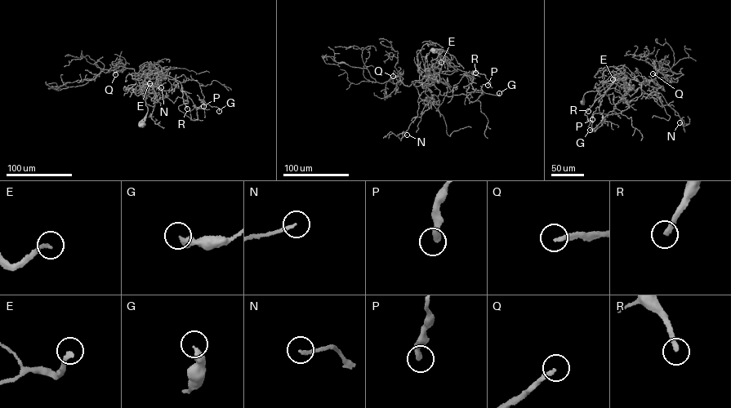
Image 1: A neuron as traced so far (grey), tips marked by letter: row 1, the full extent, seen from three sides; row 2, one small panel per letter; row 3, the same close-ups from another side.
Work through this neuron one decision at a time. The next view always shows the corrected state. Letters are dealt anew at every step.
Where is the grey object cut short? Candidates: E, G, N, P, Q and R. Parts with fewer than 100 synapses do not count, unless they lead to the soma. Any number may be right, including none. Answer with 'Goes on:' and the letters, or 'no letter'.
Goes on: Q, R

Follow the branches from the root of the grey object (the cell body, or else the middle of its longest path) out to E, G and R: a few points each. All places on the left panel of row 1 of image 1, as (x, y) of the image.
E: (140, 126), (148, 109), (141, 91), (149, 86), (143, 82), (149, 83)
G: (140, 126), (148, 109), (141, 91), (154, 70), (198, 82), (202, 101), (219, 111)
R: (140, 126), (148, 109), (141, 91), (149, 86), (144, 83), (148, 73), (180, 81), (187, 108)

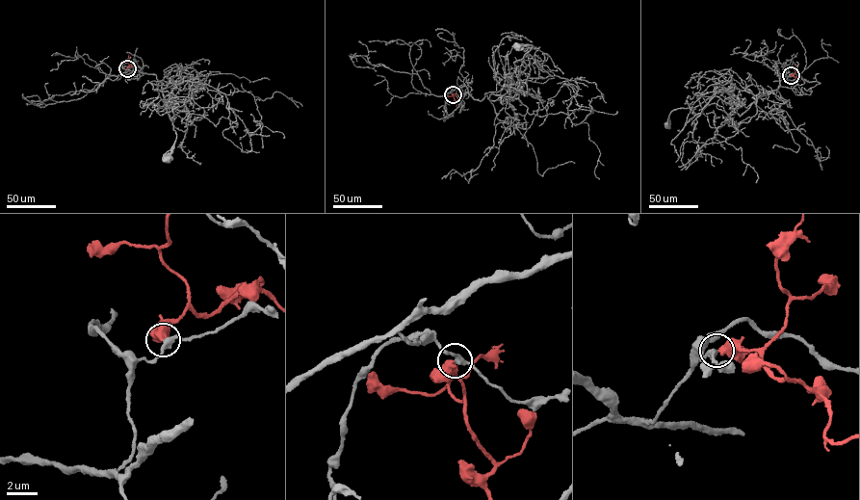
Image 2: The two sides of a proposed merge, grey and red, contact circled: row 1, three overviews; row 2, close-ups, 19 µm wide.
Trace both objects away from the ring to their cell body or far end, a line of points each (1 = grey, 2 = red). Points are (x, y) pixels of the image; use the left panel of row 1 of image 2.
1: (127, 68), (124, 77), (137, 70), (155, 74), (168, 102), (184, 102), (167, 109), (176, 138), (166, 160)
2: (127, 68), (129, 55)

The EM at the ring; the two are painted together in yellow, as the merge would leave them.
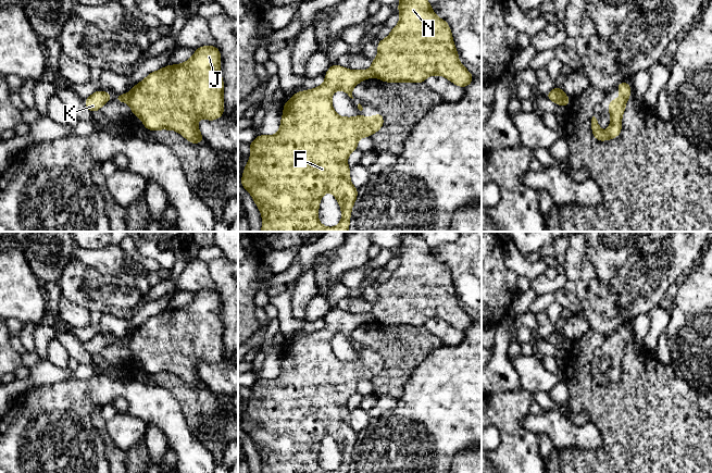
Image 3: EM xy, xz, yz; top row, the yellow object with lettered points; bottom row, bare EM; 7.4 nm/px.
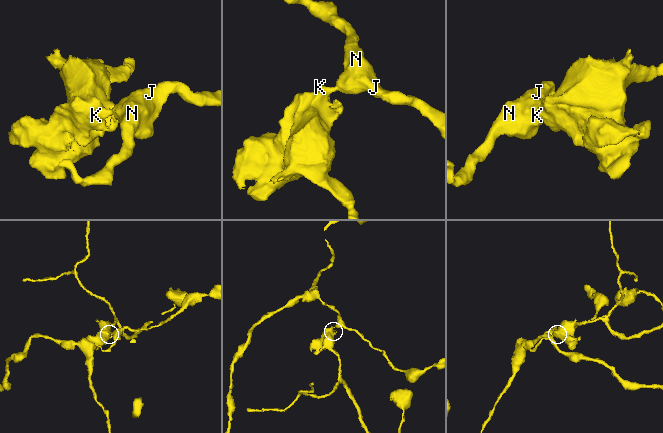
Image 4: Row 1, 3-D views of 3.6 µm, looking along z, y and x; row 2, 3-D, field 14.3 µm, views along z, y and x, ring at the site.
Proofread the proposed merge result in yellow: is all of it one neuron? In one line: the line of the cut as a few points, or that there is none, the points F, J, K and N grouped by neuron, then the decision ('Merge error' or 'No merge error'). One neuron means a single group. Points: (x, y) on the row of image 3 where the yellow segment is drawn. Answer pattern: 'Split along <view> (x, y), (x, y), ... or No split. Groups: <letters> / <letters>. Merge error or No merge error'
Split along xy (126, 95), (127, 102). Groups: F K / J N. Merge error

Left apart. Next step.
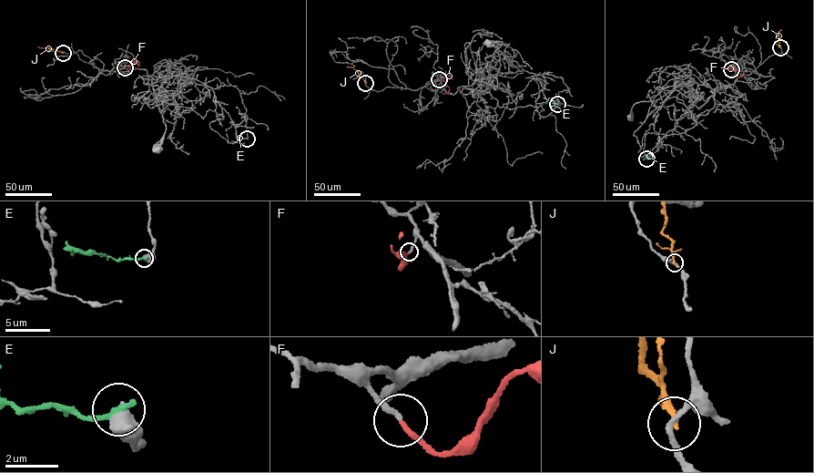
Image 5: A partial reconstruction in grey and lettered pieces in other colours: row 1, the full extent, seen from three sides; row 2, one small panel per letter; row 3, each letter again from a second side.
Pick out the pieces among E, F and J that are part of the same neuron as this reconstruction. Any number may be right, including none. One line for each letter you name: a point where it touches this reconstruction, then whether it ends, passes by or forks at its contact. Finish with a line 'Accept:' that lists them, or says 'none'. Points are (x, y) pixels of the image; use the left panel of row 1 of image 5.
Accept: none

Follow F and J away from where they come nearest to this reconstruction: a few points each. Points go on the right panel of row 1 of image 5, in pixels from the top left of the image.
F: (731, 69), (731, 66), (737, 68), (735, 74), (737, 77), (744, 74)
J: (780, 47), (778, 32), (781, 30)

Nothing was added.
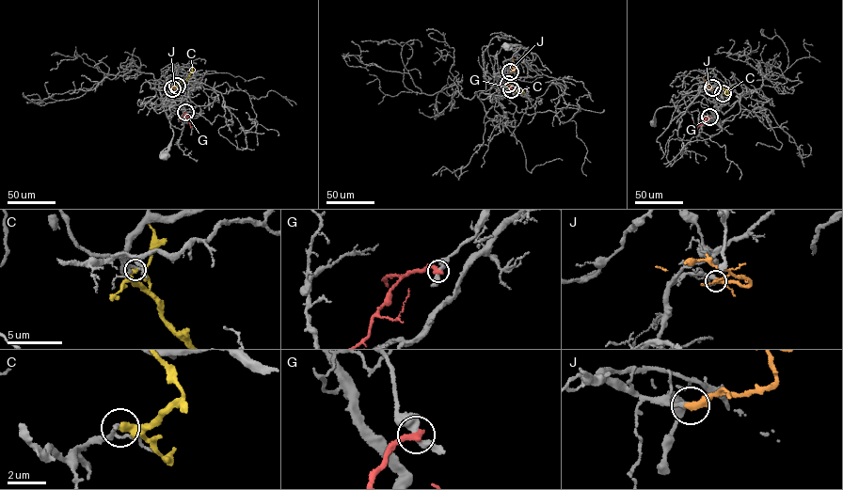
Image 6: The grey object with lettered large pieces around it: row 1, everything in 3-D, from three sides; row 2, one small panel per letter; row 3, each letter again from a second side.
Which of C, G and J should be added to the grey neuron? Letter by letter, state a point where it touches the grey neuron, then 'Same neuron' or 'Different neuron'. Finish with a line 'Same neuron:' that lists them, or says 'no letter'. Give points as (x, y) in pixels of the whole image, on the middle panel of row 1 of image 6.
C: Touches grey at (508, 84). Different neuron
G: Touches grey at (511, 89). Different neuron
J: Touches grey at (510, 71). Same neuron
Same neuron: J

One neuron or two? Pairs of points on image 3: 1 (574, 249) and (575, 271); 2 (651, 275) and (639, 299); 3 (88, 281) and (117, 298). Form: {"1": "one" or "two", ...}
{"1": "one", "2": "one", "3": "one"}

